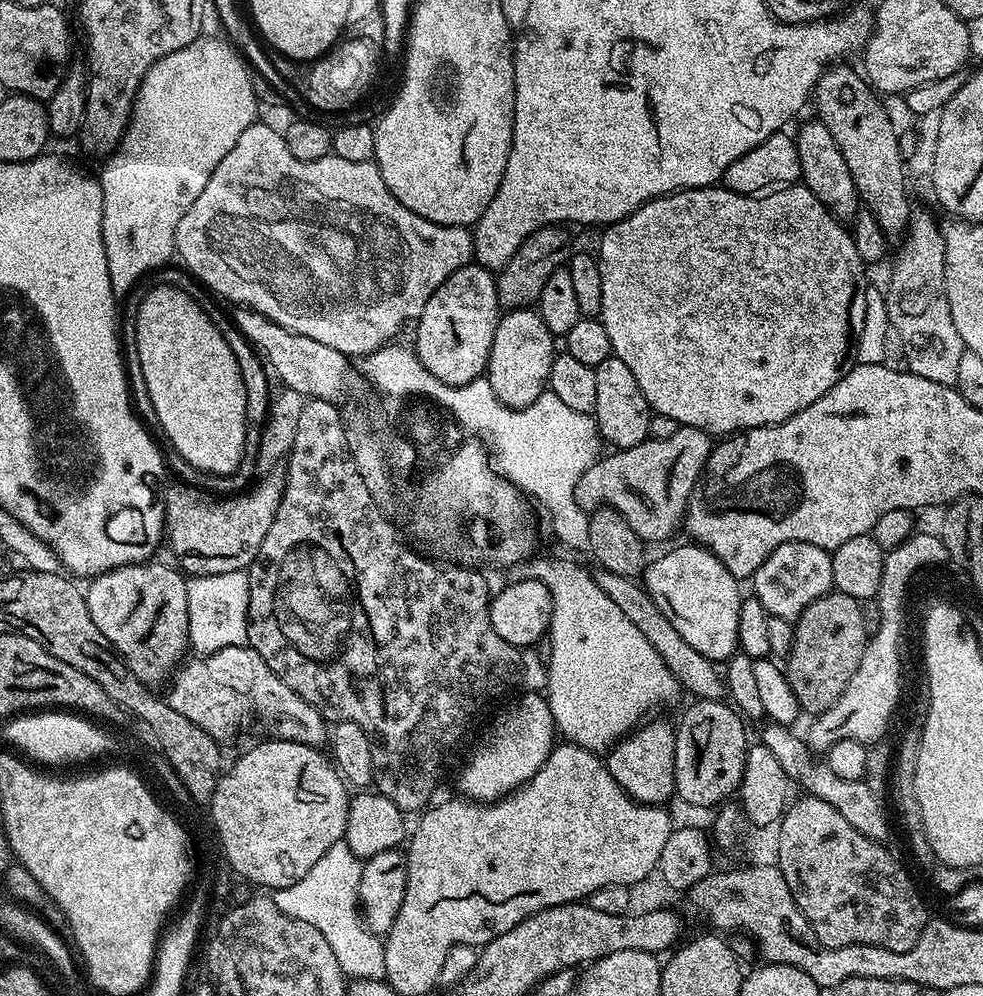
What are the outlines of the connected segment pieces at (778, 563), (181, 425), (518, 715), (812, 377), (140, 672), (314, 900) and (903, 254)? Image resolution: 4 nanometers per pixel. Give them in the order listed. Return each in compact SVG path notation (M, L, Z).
M786 542L758 566L758 570L750 577L751 591L762 602L769 616L791 620L793 622L818 598L833 591L832 554L827 548L819 548L810 542Z
M160 284L152 288L140 300L140 309L136 312L136 360L138 370L144 379L144 390L150 405L150 412L156 415L160 428L166 439L172 443L172 448L192 468L200 472L232 472L240 464L244 454L244 439L248 436L250 425L246 418L246 386L242 386L242 370L238 370L238 358L234 358L234 350L230 350L230 342L218 330L215 319L204 313L204 308L188 292L180 288L171 288L168 284Z
M543 695L524 696L500 721L496 724L496 729L492 732L492 737L477 750L472 756L472 761L464 768L464 773L460 776L460 788L465 797L477 802L495 802L510 793L515 792L517 788L538 772L542 766L545 755L552 751L554 739L557 735L556 723L552 721L550 706Z
M797 182L789 187L777 188L759 196L743 196L723 186L686 188L682 192L673 192L666 196L657 196L655 200L648 200L624 220L620 220L616 224L607 225L603 232L604 237L600 240L600 252L598 251L600 273L602 274L602 306L600 307L598 319L606 326L606 335L610 338L613 356L622 358L622 362L626 362L626 367L634 374L634 379L638 381L638 386L655 415L674 418L677 425L686 428L701 428L703 432L709 433L716 438L723 437L725 434L743 432L745 428L765 428L771 424L780 424L794 414L806 410L806 406L810 406L815 400L822 398L822 394L826 394L826 390L834 387L853 363L856 340L859 338L859 332L862 330L863 319L866 315L866 290L869 287L864 281L866 265L863 260L858 258L858 250L852 241L851 231L835 216L830 215L826 210L826 206L822 206L822 202L818 202L818 198L814 198L812 191L804 187L803 183Z
M145 562L124 564L91 577L83 589L94 626L109 640L124 665L149 689L167 685L185 659L188 642L188 580L179 567Z
M341 842L336 845L334 854L327 857L327 864L328 880L312 878L294 886L278 888L271 893L271 898L280 907L282 914L310 922L310 926L314 926L318 934L330 942L330 950L334 950L334 958L338 958L345 977L384 980L383 939L368 932L358 909L358 882L362 878L363 863L359 856L348 849L347 844Z
M915 211L901 246L892 274L885 287L887 316L891 329L898 334L905 367L919 377L939 385L953 387L958 361L966 350L950 315L945 292L945 246L941 229L926 212Z

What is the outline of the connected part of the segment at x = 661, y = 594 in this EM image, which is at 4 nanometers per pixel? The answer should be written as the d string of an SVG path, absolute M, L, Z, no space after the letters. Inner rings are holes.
M695 542L687 543L670 549L656 561L653 559L642 573L642 583L650 598L654 598L654 606L670 618L670 626L674 626L698 654L713 662L726 662L736 655L740 646L741 585L712 551Z

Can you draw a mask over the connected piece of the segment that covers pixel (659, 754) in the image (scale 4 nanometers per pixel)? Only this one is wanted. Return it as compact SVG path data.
M652 720L641 723L632 729L627 736L616 741L606 753L606 763L614 782L622 786L622 790L631 800L637 800L639 804L667 805L668 799L676 796L674 758L676 729L672 724L668 725L664 720Z

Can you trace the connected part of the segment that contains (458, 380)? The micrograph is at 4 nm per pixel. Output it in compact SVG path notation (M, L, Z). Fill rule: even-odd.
M475 262L468 264L465 268L450 274L450 278L446 278L446 282L442 282L442 286L438 286L434 294L430 294L430 302L426 302L420 319L414 324L416 357L422 362L422 366L426 366L426 370L430 370L430 374L434 374L434 378L450 386L462 386L471 380L481 379L488 366L488 355L494 342L494 330L498 326L501 315L496 276L489 269L482 268Z

